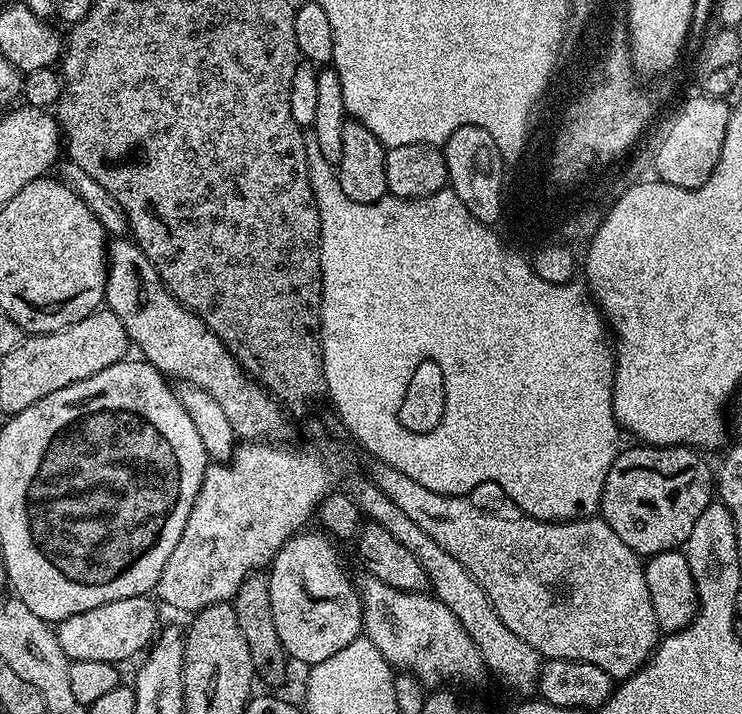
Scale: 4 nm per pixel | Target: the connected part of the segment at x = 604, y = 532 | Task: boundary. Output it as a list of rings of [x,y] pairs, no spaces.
[[[379,462],[373,463],[373,465],[370,478],[378,486],[378,490],[382,490],[382,494],[386,494],[386,498],[390,498],[390,502],[396,503],[410,519],[418,526],[422,526],[422,530],[426,530],[426,534],[430,534],[430,538],[434,538],[434,542],[438,542],[438,546],[442,546],[442,550],[446,550],[446,554],[450,554],[450,558],[458,558],[458,562],[462,562],[462,566],[466,566],[466,570],[478,582],[478,586],[482,586],[482,590],[486,590],[494,610],[498,610],[498,618],[502,618],[502,622],[506,622],[506,626],[510,626],[510,630],[514,630],[514,634],[518,634],[518,638],[522,638],[522,642],[530,642],[530,646],[534,646],[534,650],[540,657],[549,660],[586,662],[590,666],[598,666],[598,670],[606,670],[606,674],[610,674],[613,681],[616,682],[633,676],[650,659],[653,650],[662,639],[662,633],[654,618],[654,602],[650,602],[650,590],[646,590],[645,561],[634,550],[630,550],[630,546],[626,546],[626,542],[622,542],[622,538],[618,538],[618,534],[614,534],[614,530],[610,530],[610,526],[603,518],[553,522],[533,520],[532,517],[523,514],[491,516],[490,513],[483,512],[478,505],[471,504],[471,499],[463,496],[447,496],[438,494],[434,490],[426,490],[426,486],[414,482],[414,478],[406,478],[406,474],[402,474],[402,470],[394,470],[394,466]]]

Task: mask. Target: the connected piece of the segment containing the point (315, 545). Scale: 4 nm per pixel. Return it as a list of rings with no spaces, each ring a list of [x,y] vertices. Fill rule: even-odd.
[[[308,531],[291,536],[276,551],[267,573],[278,638],[282,638],[285,653],[303,666],[326,662],[359,638],[364,626],[360,594],[340,561],[337,545],[323,531]]]

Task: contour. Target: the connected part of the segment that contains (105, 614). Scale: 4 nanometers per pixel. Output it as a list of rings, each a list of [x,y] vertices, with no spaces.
[[[148,596],[122,598],[59,621],[55,625],[58,646],[62,646],[69,661],[110,662],[119,665],[120,660],[128,660],[136,655],[139,657],[153,643],[158,632],[157,605],[152,605],[150,601]]]

